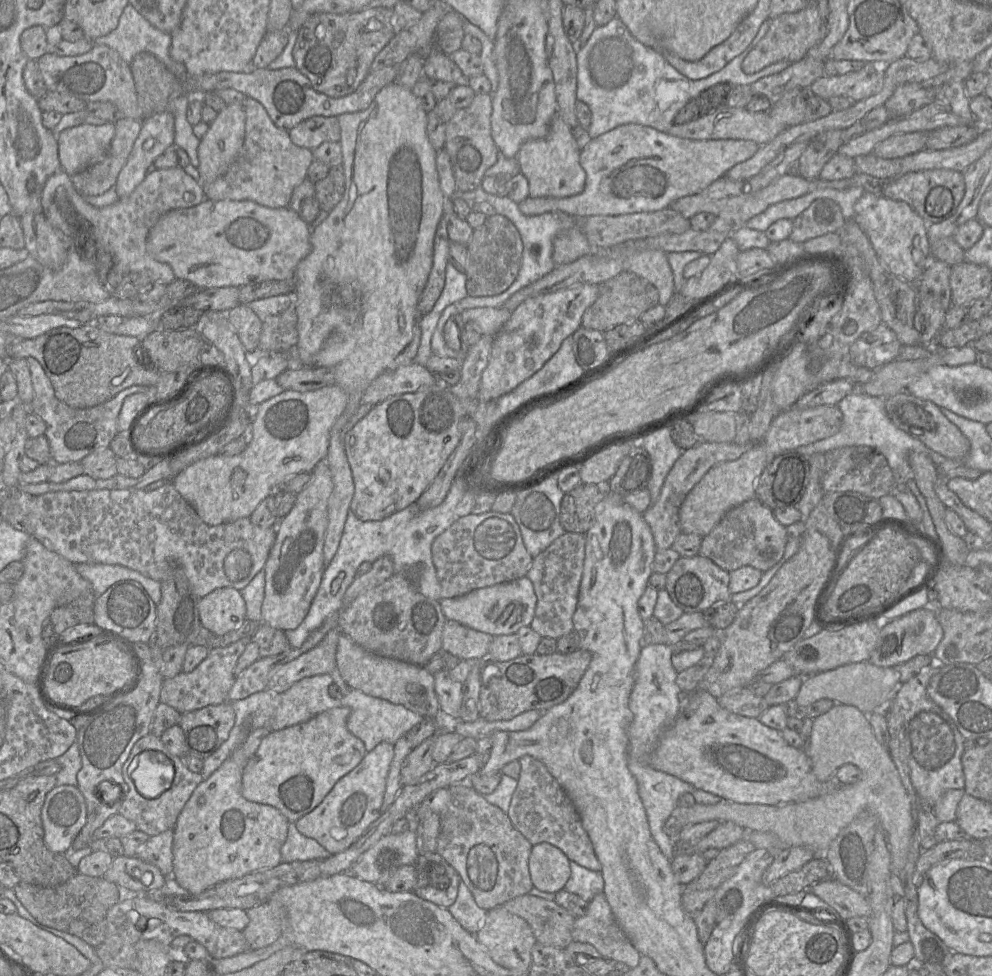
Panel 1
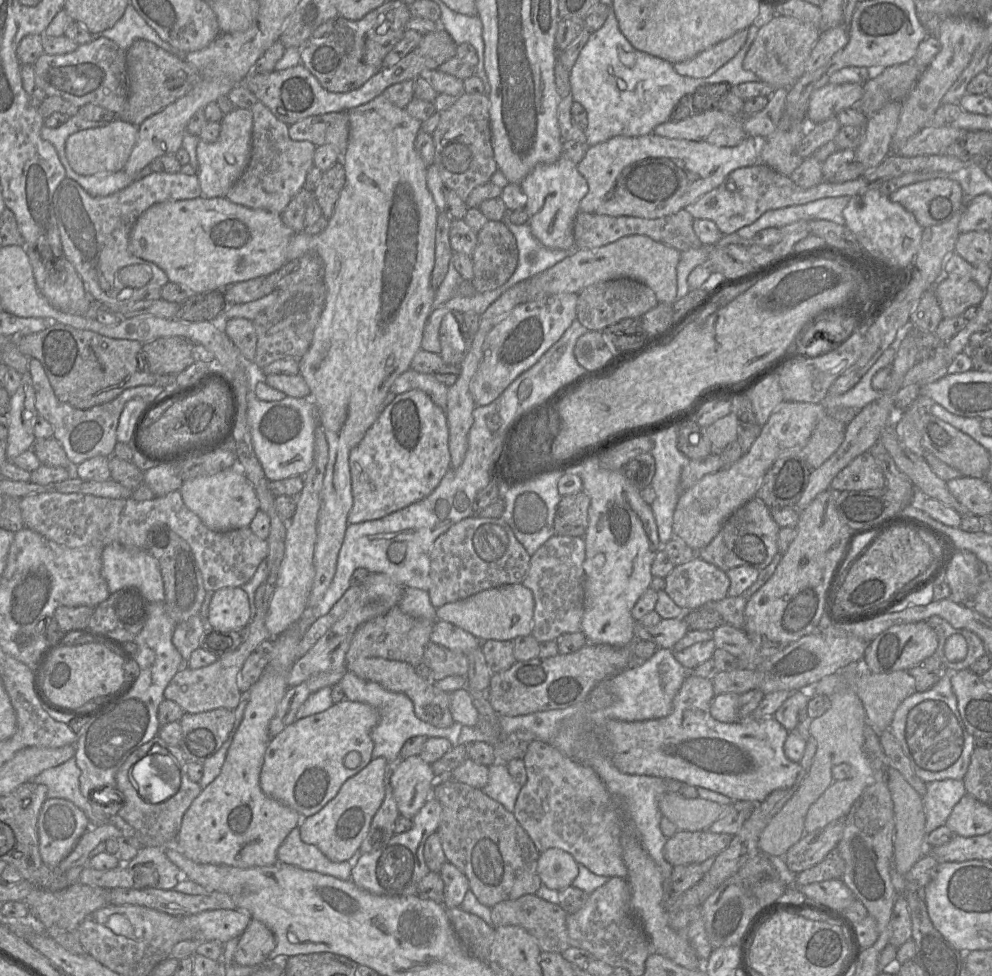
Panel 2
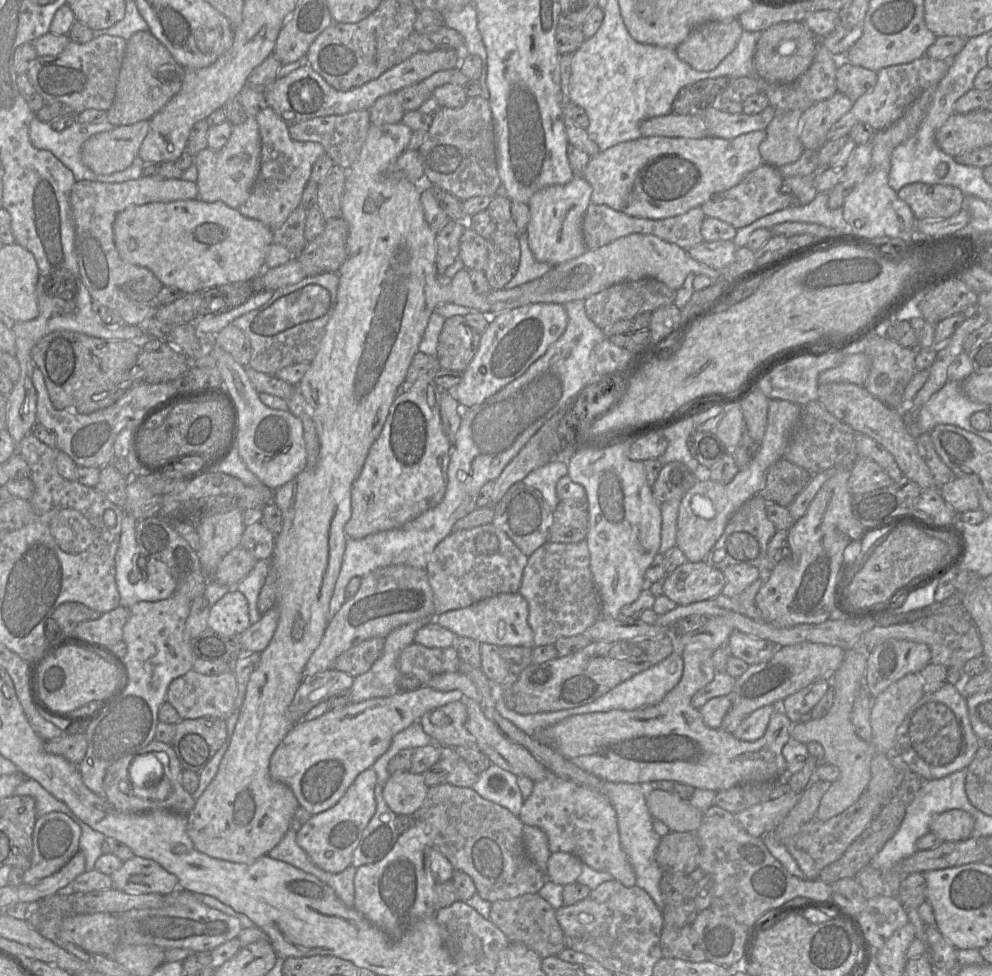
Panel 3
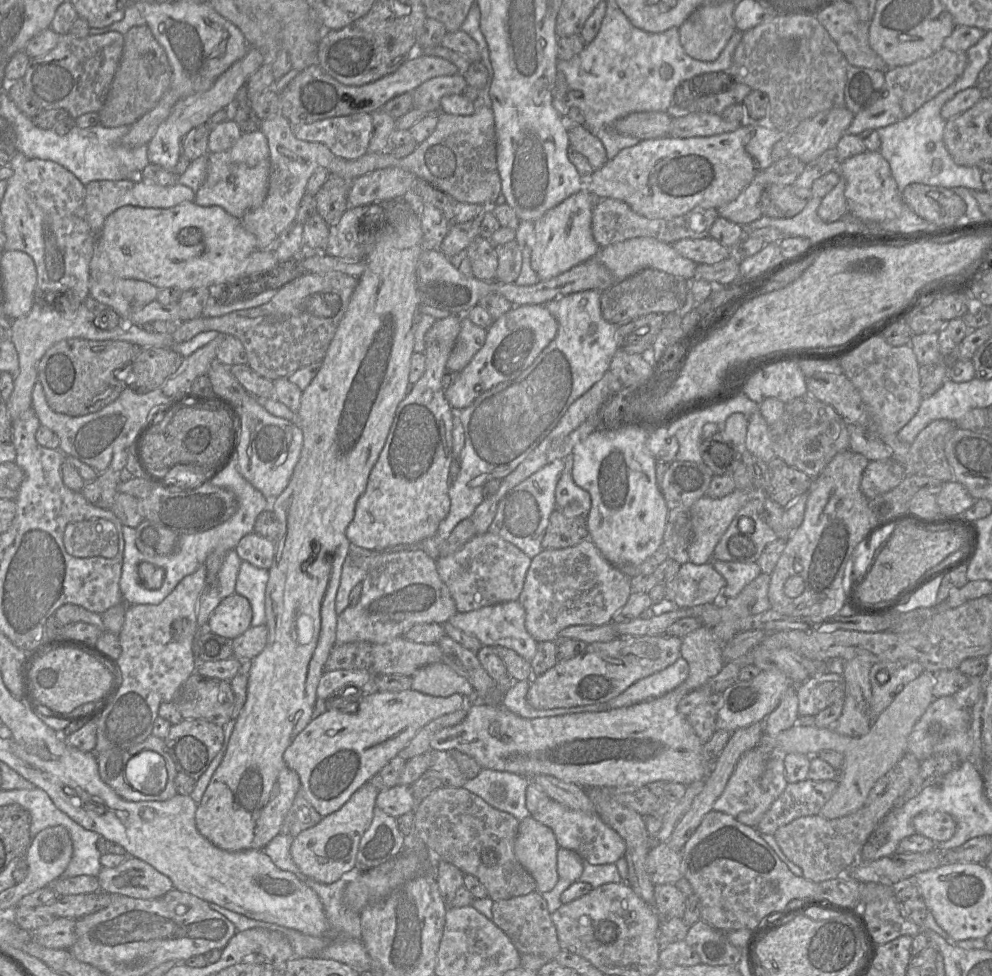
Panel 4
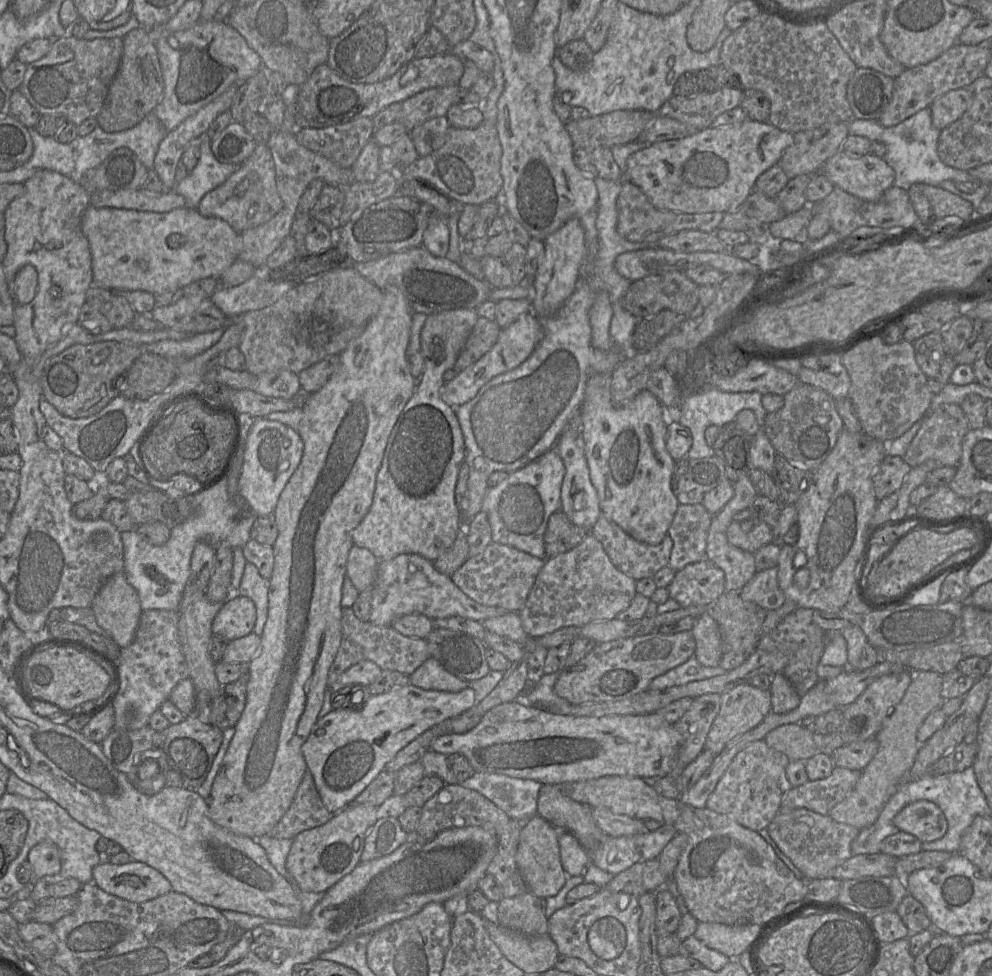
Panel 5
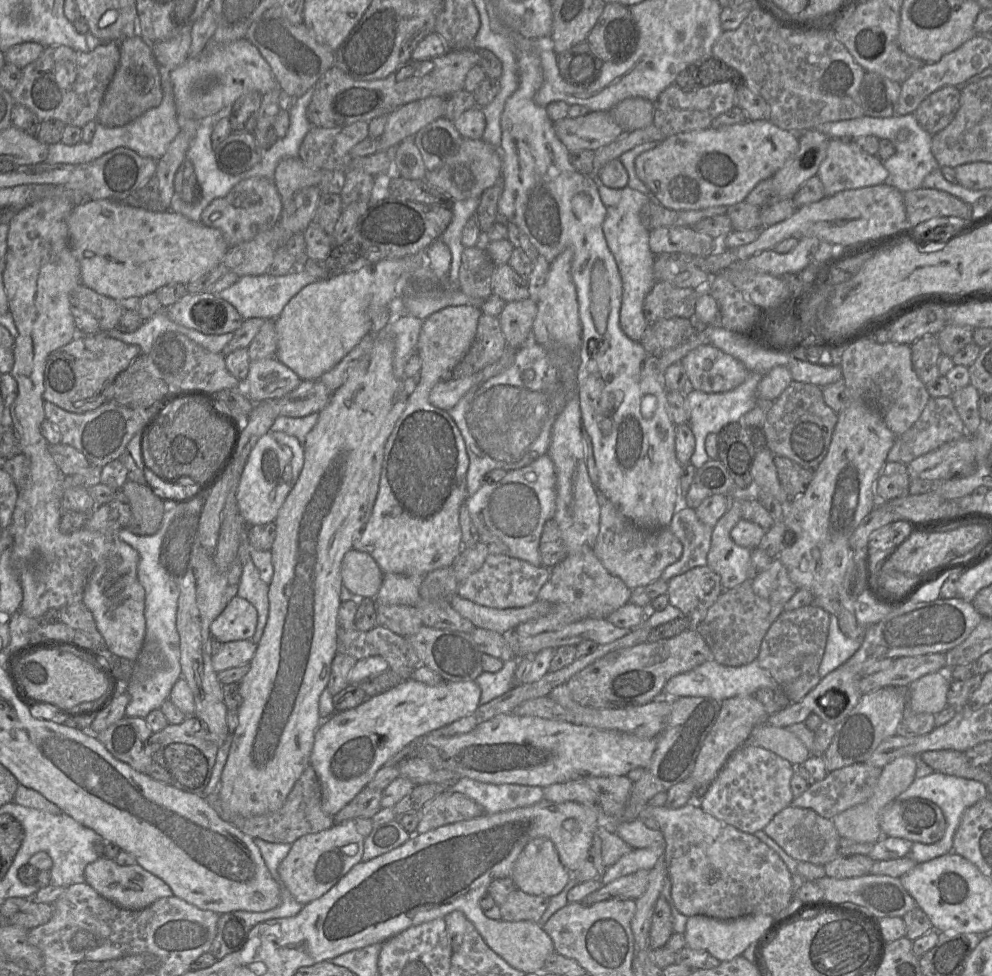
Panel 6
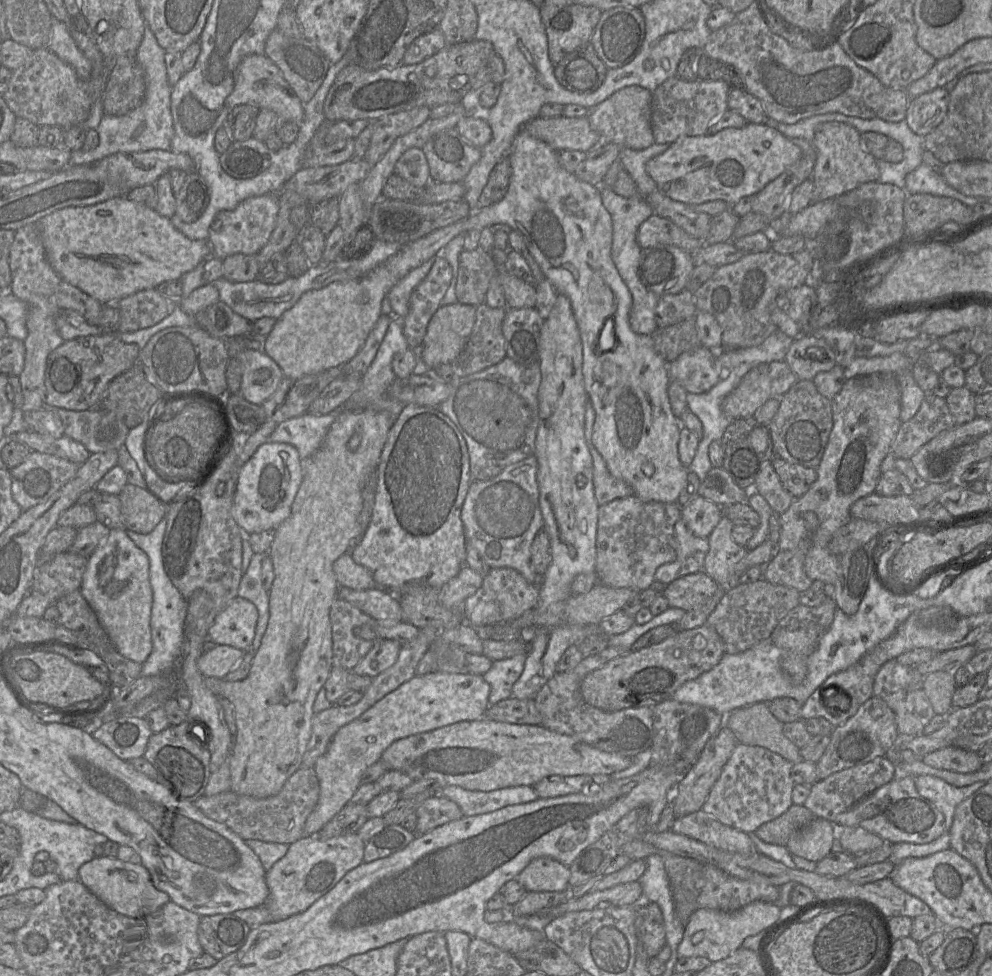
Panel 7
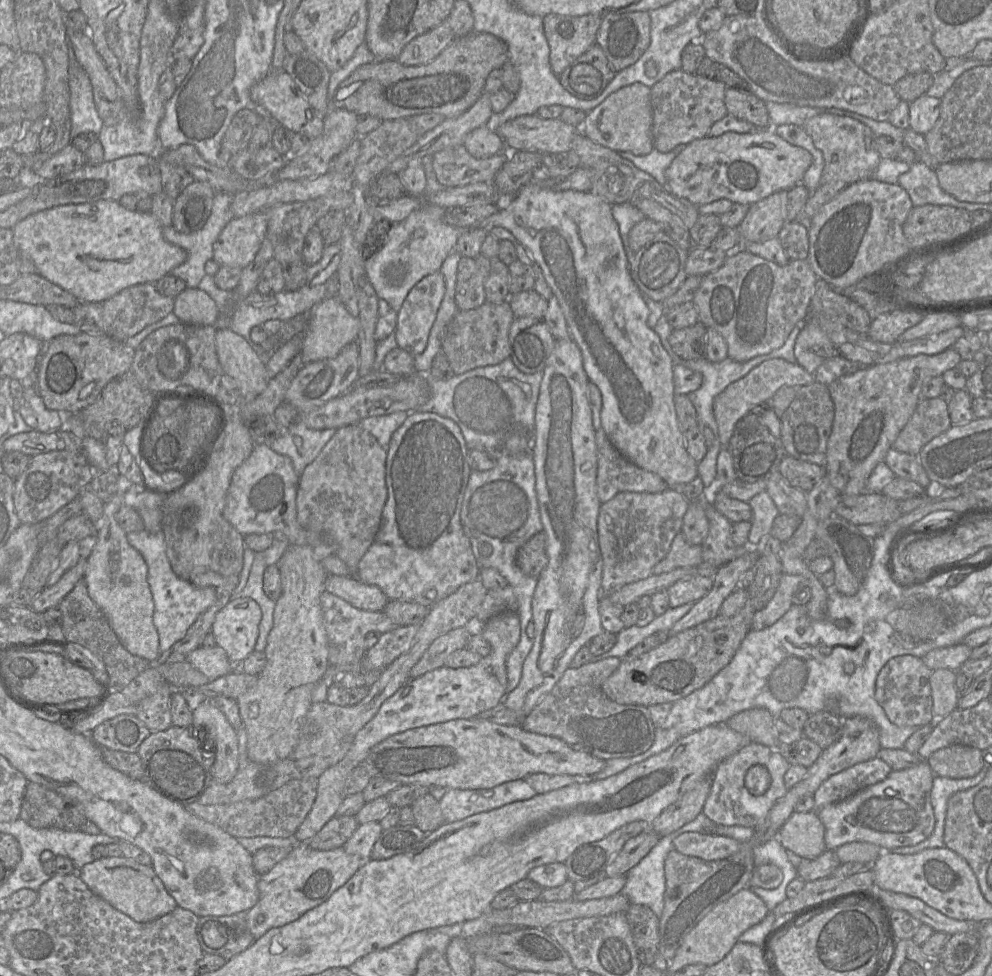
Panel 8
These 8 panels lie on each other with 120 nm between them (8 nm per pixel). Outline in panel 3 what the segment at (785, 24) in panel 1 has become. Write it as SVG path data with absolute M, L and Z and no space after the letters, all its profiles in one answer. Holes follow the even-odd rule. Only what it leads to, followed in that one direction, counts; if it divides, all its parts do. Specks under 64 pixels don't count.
M781 21L758 35L753 57L756 75L768 83L784 84L797 79L813 62L818 38L803 21Z

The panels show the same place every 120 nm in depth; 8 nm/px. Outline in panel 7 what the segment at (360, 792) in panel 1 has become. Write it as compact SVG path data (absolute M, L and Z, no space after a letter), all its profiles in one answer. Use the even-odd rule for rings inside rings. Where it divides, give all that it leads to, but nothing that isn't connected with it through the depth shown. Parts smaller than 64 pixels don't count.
M357 833L321 839L304 836L290 844L286 855L266 872L269 896L264 903L272 922L284 920L308 909L331 890L343 876L363 862L366 843Z

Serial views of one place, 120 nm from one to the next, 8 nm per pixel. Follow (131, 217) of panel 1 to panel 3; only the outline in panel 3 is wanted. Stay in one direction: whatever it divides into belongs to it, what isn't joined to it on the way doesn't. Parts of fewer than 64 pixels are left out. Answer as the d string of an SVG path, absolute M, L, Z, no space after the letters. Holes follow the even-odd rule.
M142 176L137 180L122 183L87 180L75 182L69 198L75 229L74 248L79 267L79 280L87 288L92 301L115 311L125 324L138 325L154 318L158 309L156 300L155 304L136 303L128 299L124 291L128 287L133 292L157 295L163 284L147 268L127 263L120 258L113 233L115 218L129 206L197 198L197 184L182 179L155 179Z

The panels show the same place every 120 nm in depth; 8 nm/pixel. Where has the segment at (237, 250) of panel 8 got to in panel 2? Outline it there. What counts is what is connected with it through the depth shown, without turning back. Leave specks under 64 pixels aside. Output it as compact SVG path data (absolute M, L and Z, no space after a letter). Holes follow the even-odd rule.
M235 108L220 121L220 134L213 143L199 141L197 145L198 177L201 197L225 198L245 171L251 156L253 115L251 110Z

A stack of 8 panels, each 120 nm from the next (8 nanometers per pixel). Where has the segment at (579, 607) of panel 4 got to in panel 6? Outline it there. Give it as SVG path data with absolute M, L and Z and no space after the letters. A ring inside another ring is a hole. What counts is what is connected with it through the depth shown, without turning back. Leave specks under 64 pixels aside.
M582 546L550 570L550 577L540 589L537 600L554 604L552 611L538 619L519 624L515 632L523 637L559 630L582 619L606 619L629 602L632 590L611 575L594 554L593 548Z

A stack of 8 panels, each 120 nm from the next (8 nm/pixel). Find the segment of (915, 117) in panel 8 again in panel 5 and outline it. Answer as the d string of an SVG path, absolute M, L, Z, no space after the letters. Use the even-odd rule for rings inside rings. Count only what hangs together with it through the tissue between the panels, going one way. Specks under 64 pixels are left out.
M967 88L950 90L929 106L933 125L942 130L958 120L972 103L974 94Z

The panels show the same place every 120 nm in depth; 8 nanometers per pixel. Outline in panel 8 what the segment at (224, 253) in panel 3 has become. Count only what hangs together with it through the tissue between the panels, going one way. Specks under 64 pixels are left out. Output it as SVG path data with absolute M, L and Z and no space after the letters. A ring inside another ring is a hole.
M115 200L46 209L21 220L12 231L16 247L21 254L31 258L36 273L70 292L79 302L102 303L125 288L142 283L154 284L188 257L185 249L164 239L163 227L150 212L128 210Z

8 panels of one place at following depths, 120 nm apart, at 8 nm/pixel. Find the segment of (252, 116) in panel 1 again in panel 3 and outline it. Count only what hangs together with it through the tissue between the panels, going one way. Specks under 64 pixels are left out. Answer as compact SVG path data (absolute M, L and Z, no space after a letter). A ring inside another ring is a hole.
M270 107L258 113L255 119L261 137L260 170L249 198L237 210L243 216L258 220L275 231L301 205L303 191L310 180L312 167L326 152L318 142L293 140L289 134L289 126Z

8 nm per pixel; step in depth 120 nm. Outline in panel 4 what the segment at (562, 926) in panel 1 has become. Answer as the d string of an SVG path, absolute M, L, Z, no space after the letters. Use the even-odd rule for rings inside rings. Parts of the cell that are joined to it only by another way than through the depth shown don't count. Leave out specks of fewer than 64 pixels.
M533 891L527 895L495 901L492 905L492 914L492 922L508 936L520 954L552 960L561 951L556 928L552 922L547 902L541 893Z

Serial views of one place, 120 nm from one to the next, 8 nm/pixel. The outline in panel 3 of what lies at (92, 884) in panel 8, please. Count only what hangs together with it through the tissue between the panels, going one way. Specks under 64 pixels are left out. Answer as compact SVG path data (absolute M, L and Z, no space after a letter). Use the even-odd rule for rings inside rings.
M134 856L110 875L112 888L129 894L168 895L179 887L178 878L151 859Z

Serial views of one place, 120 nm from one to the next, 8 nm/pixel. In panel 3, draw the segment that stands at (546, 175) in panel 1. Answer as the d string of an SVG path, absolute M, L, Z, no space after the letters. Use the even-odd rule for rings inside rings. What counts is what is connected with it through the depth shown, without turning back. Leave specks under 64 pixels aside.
M576 177L567 184L545 187L529 199L530 220L526 228L528 245L534 258L539 262L558 265L584 254L587 246L583 239L582 225L584 215L590 204L592 187L584 177Z

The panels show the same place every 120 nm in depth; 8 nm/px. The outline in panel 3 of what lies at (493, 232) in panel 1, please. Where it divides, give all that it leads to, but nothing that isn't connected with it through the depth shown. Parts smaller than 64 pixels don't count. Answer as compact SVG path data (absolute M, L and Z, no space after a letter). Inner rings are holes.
M496 230L487 240L488 259L484 270L492 290L500 290L515 276L520 264L520 244L516 235Z

